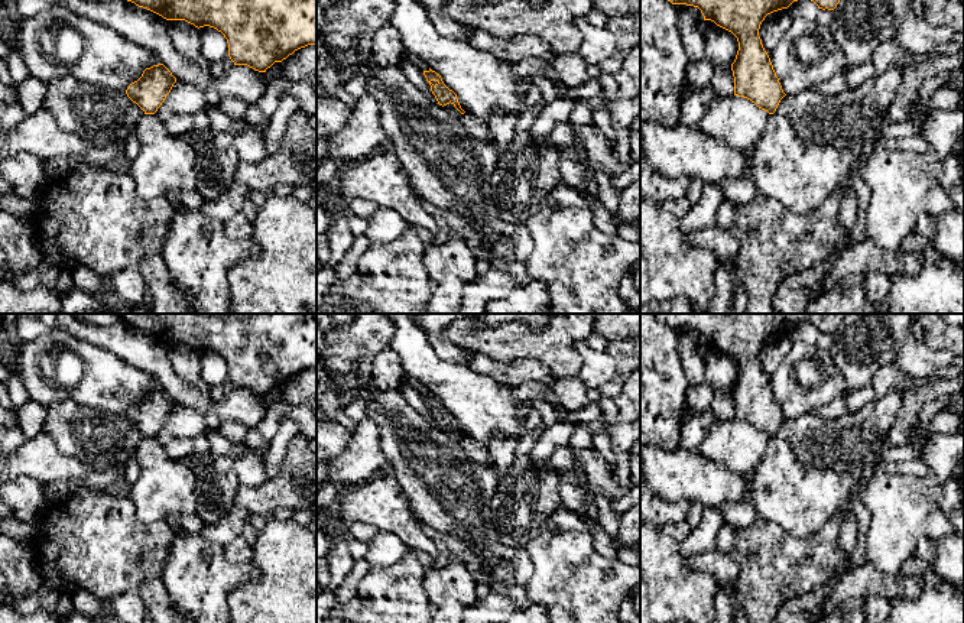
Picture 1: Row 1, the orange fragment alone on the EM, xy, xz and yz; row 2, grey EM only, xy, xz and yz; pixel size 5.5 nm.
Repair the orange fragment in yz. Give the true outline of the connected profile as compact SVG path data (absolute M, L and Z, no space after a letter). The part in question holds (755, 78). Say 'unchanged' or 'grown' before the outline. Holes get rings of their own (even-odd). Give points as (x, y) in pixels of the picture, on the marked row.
unchanged; M668 0L672 4L698 7L704 20L731 32L739 51L731 71L734 95L744 97L759 108L773 114L786 95L762 45L759 29L765 17L788 9L798 0Z

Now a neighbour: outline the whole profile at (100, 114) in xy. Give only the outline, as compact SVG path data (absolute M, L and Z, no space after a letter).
M72 74L46 84L42 108L55 116L61 130L85 139L92 147L110 143L124 146L145 116L126 91L82 82Z

